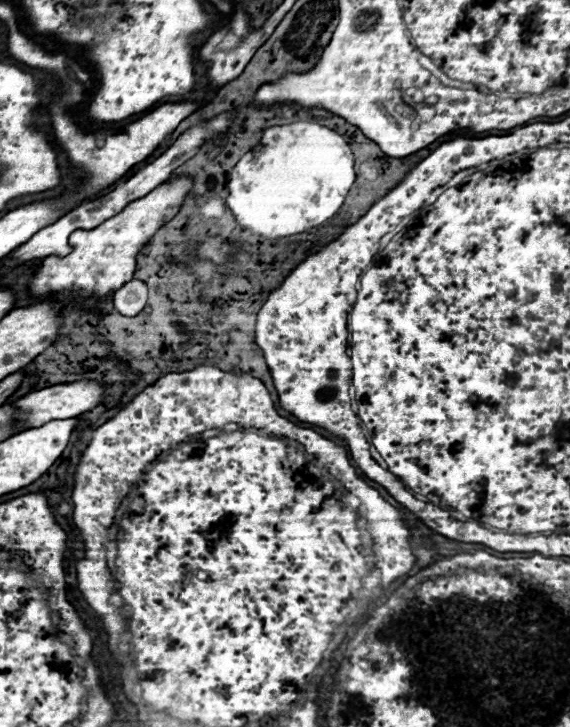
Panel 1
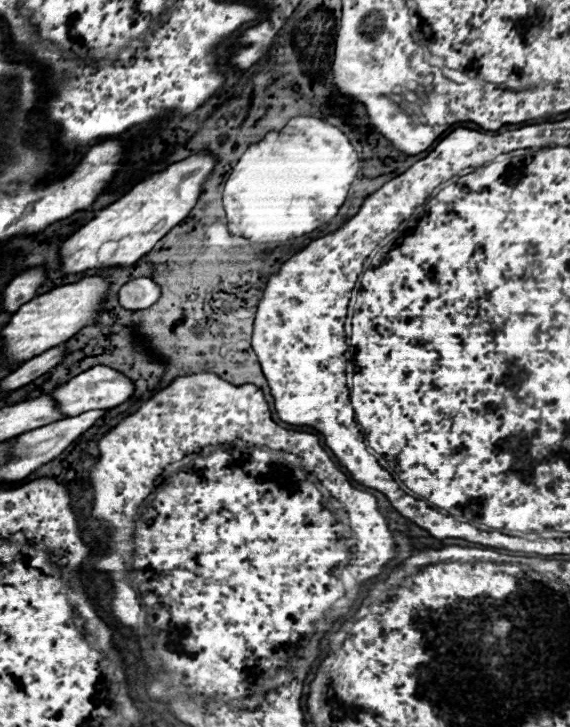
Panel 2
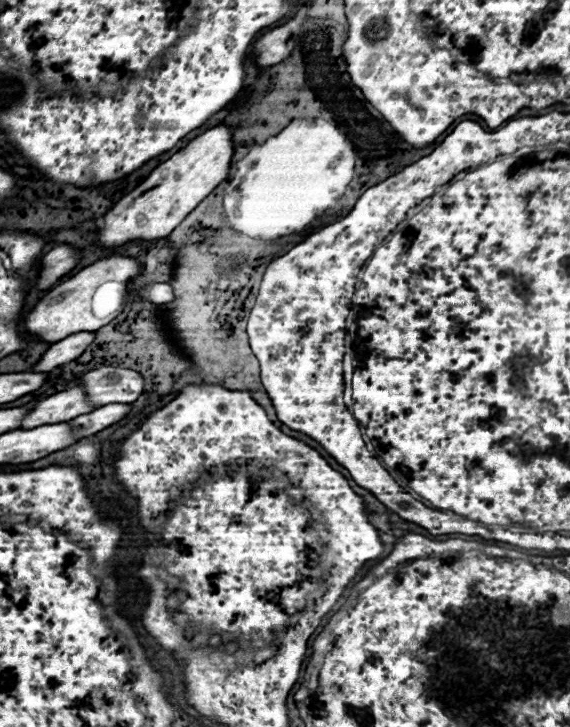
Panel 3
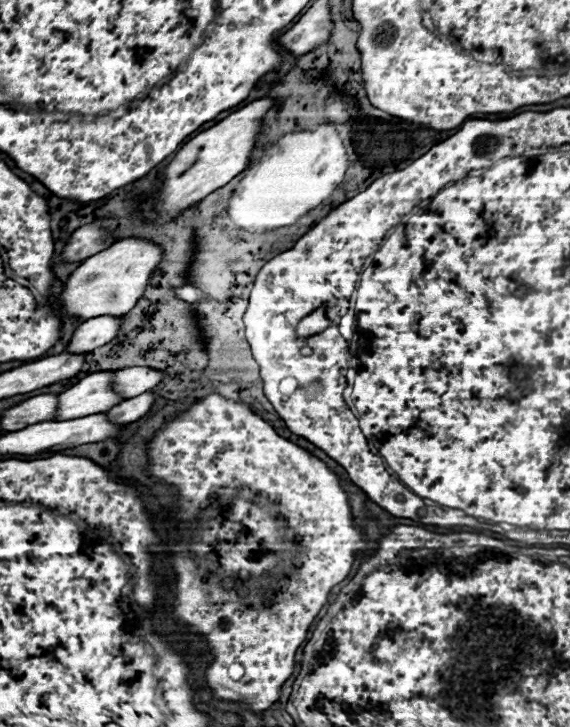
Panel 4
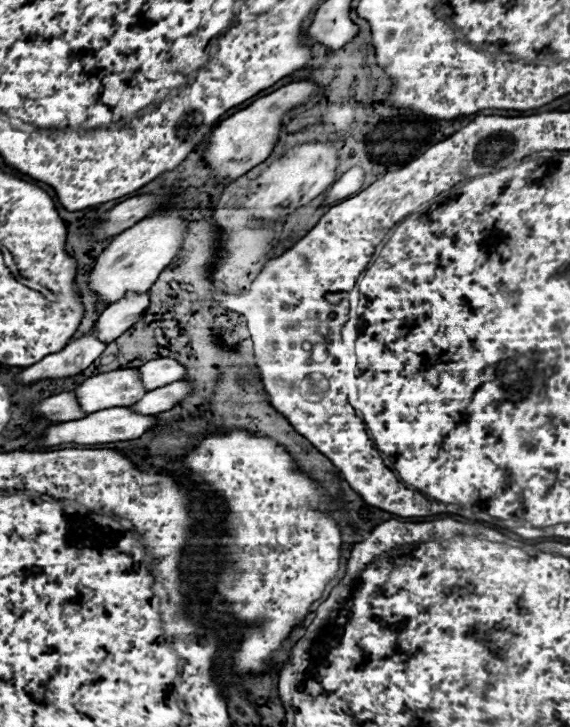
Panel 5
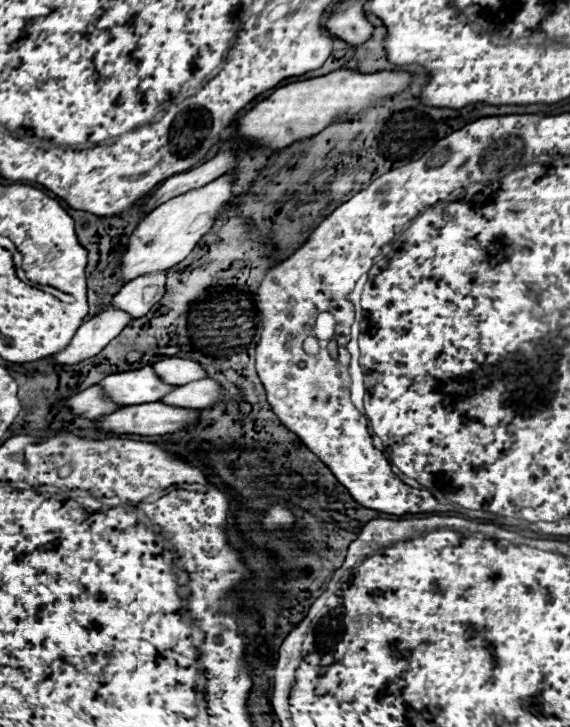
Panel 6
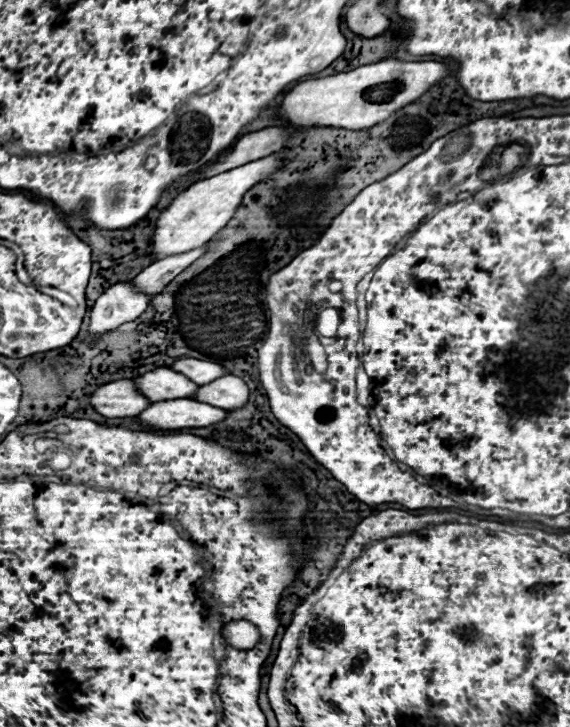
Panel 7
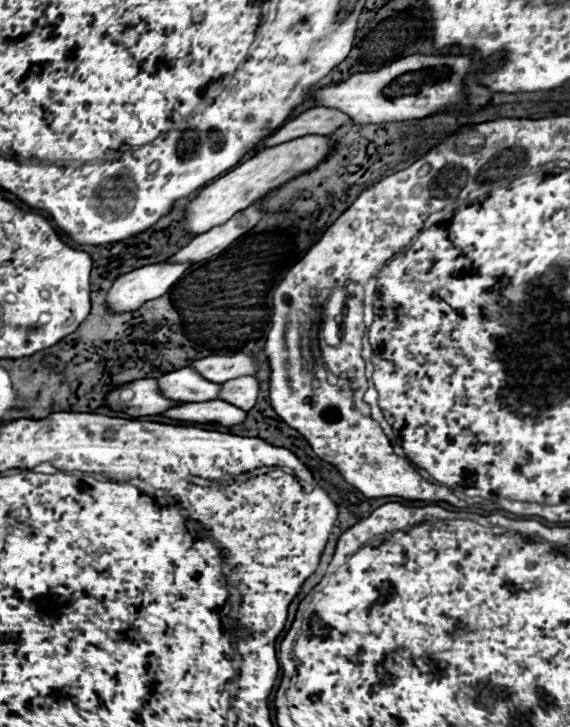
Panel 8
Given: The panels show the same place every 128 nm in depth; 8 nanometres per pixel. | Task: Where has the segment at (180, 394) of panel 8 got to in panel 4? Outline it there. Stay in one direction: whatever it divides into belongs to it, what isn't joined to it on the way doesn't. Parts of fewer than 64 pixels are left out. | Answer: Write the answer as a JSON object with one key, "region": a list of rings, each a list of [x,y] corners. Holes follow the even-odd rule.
{"region":[[[104,370],[100,374],[90,374],[82,378],[78,384],[62,392],[60,408],[56,414],[56,420],[60,418],[80,418],[84,414],[96,414],[100,410],[108,412],[112,406],[120,404],[124,398],[114,390],[112,386],[112,374],[110,370]]]}

